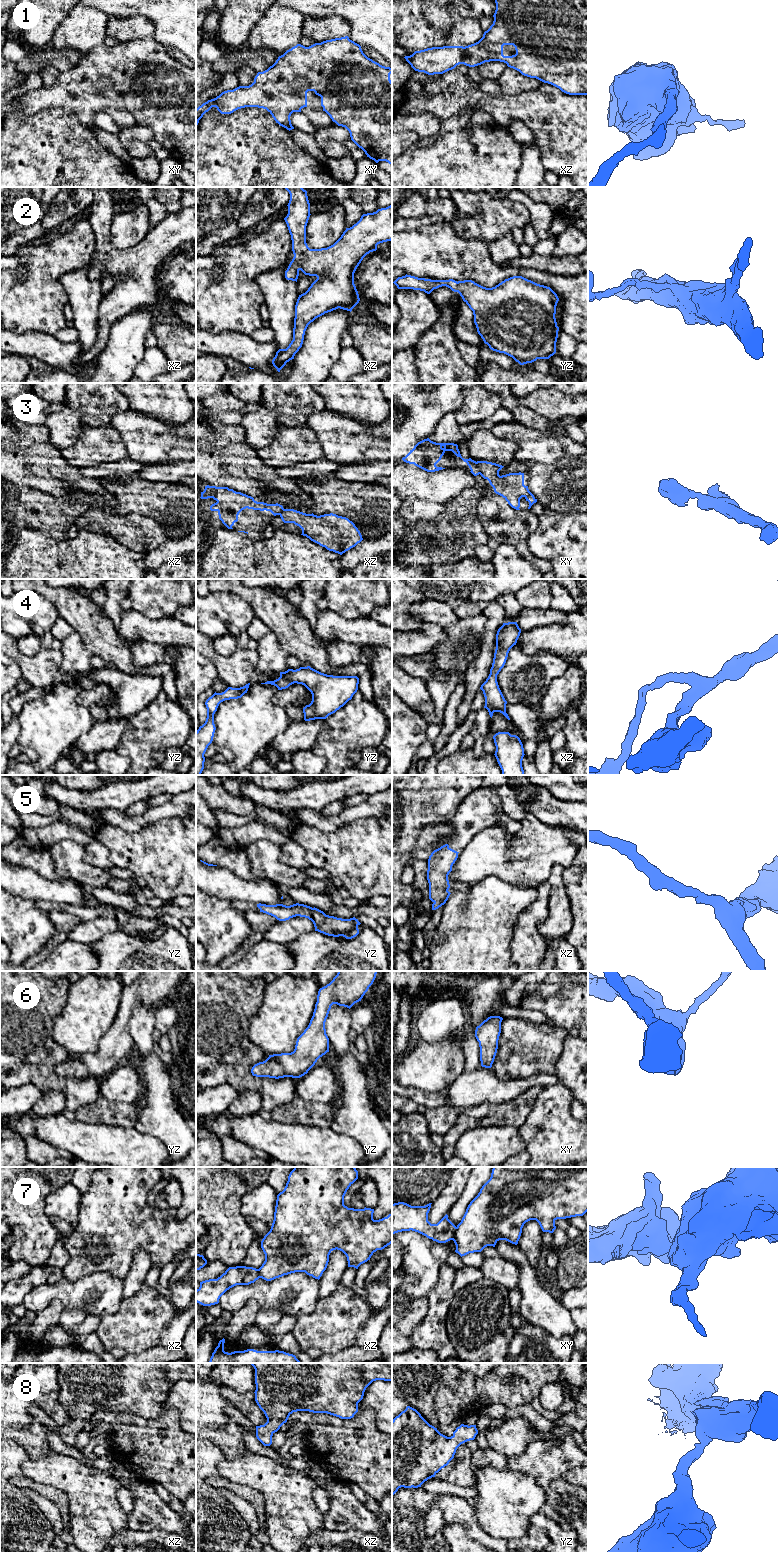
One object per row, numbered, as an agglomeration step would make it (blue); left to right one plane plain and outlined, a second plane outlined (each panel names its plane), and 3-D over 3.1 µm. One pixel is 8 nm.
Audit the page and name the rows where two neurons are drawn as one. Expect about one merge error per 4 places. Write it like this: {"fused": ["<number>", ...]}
{"fused": ["3", "7"]}

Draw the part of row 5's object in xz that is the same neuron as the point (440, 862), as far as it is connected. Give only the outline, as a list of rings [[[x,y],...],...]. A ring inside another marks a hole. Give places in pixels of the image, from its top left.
[[[448,844],[434,850],[428,859],[427,880],[429,883],[429,899],[433,902],[432,910],[446,903],[450,896],[448,875],[458,858],[457,851]]]

